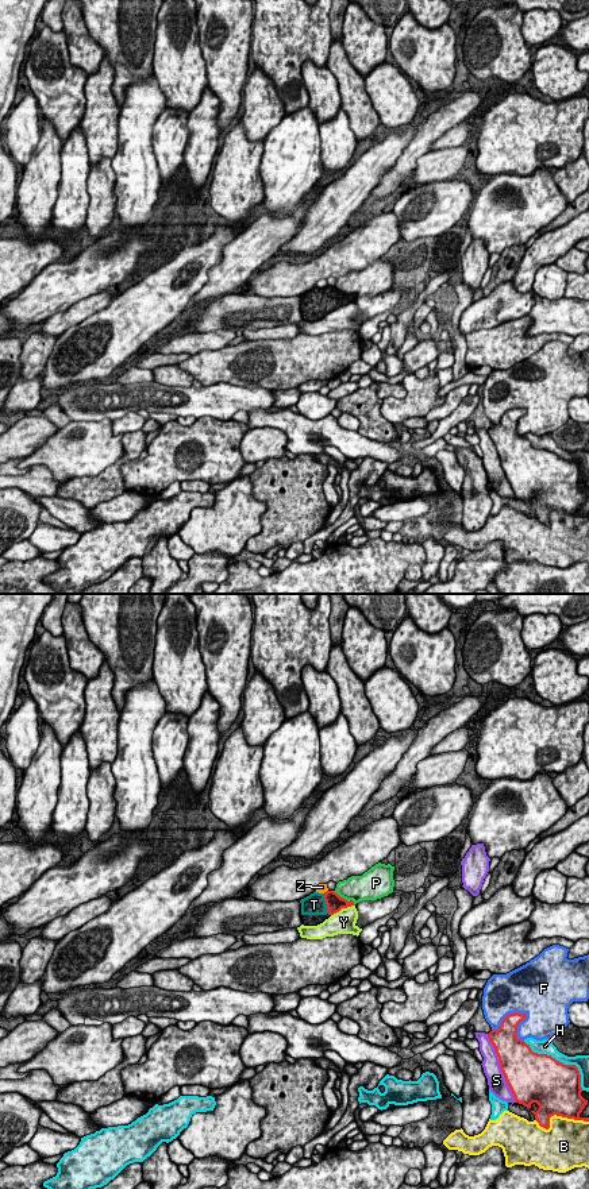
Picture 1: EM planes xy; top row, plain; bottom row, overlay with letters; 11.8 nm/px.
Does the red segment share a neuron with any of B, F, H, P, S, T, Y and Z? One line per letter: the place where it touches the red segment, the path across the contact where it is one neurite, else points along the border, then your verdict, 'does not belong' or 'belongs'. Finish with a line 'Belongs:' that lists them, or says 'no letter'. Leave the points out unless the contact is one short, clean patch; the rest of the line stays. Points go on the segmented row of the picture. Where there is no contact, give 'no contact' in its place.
B: meets red in xy at (557, 1115); does not belong
F: meets red in xy at (507, 1015); does not belong
H: meets red in xy at (561, 1062); does not belong
P: meets red in xy at (345, 899); does not belong
S: meets red in xy at (500, 1066); does not belong
T: meets red in xy at (326, 903); runs through xy (335, 903), (326, 903), (314, 904); belongs
Y: meets red in xy at (342, 907); does not belong
Z: meets red in xy at (324, 892); border along xy (327, 890), (323, 892); does not belong
Belongs: T

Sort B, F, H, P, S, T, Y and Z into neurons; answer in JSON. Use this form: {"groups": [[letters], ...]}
{"groups": [["B"], ["F"], ["H"], ["P"], ["S"], ["T"], ["Y"], ["Z"]]}

